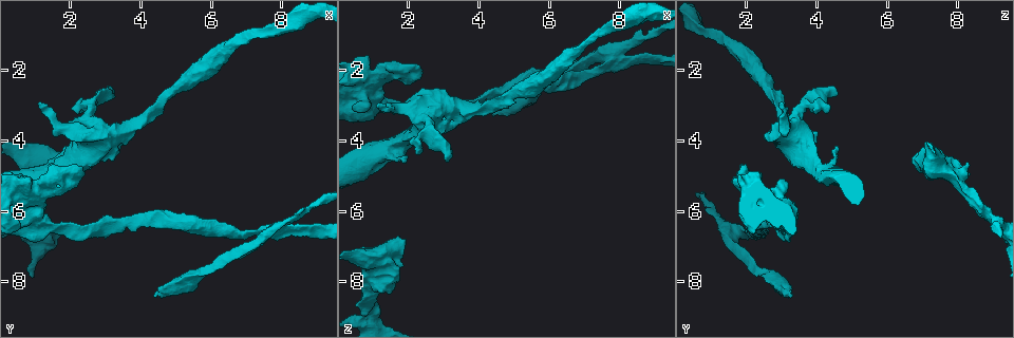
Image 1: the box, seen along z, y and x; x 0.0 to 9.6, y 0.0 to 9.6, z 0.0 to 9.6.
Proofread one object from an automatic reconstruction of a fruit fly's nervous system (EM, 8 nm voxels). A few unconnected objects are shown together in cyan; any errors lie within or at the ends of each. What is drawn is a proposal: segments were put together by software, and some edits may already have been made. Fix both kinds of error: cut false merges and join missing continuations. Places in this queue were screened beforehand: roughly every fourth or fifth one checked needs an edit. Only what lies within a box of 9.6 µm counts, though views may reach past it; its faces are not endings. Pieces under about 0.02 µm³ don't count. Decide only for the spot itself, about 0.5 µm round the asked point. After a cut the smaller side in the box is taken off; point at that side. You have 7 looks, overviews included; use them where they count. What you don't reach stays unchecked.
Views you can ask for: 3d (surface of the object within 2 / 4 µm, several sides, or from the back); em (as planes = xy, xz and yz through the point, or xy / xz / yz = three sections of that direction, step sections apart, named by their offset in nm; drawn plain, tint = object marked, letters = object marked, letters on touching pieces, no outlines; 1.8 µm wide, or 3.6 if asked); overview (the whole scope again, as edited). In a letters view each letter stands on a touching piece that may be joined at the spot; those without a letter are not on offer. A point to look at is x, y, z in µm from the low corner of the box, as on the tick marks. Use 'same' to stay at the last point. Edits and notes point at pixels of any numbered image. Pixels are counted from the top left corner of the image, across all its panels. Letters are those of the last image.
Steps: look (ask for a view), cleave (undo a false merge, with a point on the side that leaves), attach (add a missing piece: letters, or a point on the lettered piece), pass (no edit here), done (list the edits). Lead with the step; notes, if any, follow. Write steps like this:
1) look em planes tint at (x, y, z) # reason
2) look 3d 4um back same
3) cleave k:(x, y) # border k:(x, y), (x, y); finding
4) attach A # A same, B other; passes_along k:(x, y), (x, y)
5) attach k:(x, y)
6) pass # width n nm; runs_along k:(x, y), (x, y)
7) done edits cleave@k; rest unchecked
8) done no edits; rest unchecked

look em planes plain at (0.85, 6.15, 8.90) # three arms meet

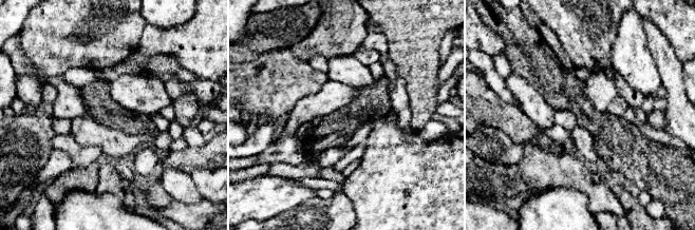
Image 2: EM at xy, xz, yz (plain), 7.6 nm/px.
look em planes letters same

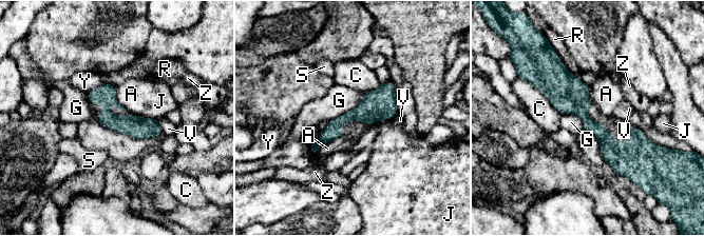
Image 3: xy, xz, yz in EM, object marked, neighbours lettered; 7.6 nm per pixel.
pass # longest_contact C 380 nm; A other, C other, G other, J other, R other, S other, V other, Y other, Z other; runs_along 3:(556, 64), (622, 172); all the same cell

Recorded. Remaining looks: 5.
look 3d 4um at (4.35, 8.40, 3.35) # long arm stops here

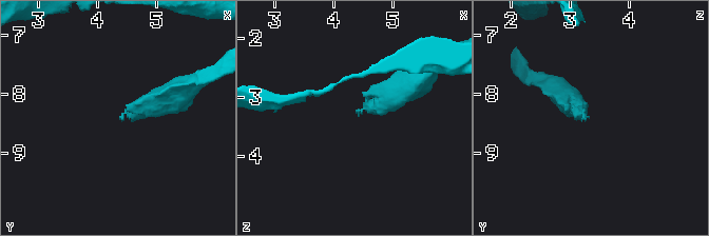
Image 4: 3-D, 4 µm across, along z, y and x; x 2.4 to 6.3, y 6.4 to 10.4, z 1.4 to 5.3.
look em xy step 8 tint at (4.40, 8.40, 3.30)

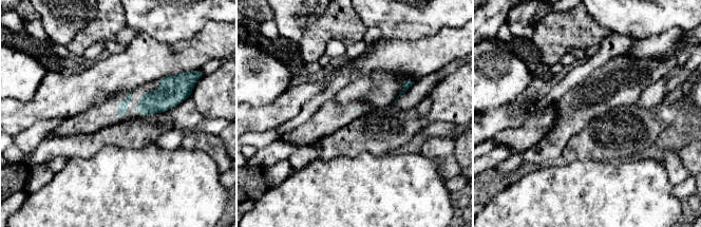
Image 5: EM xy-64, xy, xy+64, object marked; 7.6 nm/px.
look em planes letters same

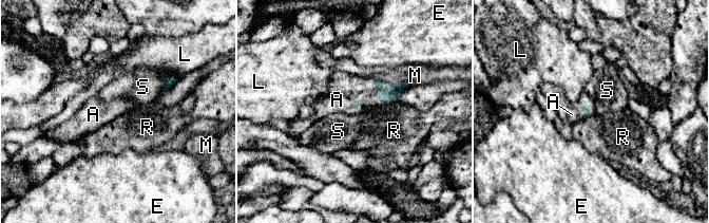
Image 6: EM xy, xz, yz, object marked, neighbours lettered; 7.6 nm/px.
attach A # A same, E other, L other, M other, R other, S other; passes_along 6:(393, 92), (379, 91), (364, 89); it goes on there

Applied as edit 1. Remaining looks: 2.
look 3d 4um at (7.60, 6.65, 1.80) # abrupt turn

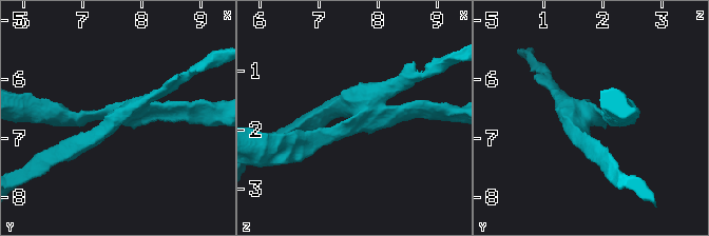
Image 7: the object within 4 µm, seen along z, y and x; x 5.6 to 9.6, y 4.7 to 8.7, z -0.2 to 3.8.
look em planes letters at (7.70, 6.55, 1.75)

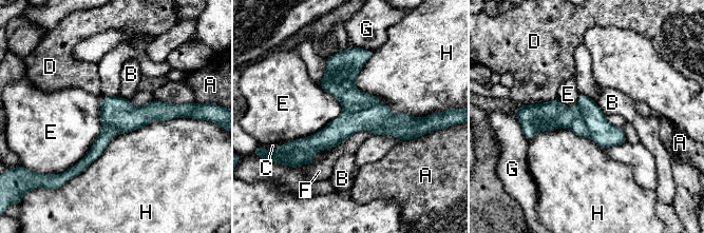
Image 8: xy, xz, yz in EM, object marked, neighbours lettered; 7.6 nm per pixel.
pass # width 280 nm; A other, B other, C other, D other, E other, F other, G other, H other; runs_along 8:(177, 112), (125, 118), (77, 168); continuous, no second cell

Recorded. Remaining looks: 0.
done edits attach@6; rest unchecked

